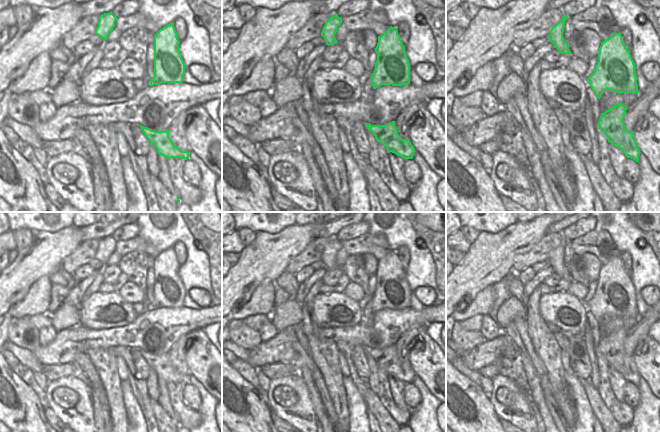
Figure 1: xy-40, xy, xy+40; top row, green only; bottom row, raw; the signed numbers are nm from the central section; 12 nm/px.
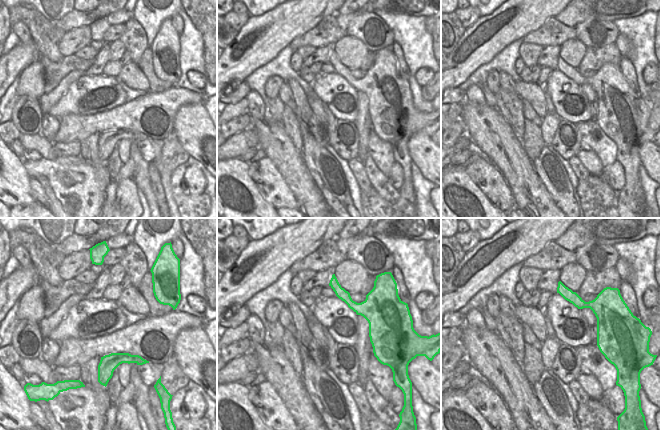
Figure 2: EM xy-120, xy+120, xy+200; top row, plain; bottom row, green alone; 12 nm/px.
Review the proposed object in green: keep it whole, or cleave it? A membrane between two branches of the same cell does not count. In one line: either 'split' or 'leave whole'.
leave whole

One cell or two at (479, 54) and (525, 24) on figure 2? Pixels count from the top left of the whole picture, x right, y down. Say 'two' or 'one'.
one

